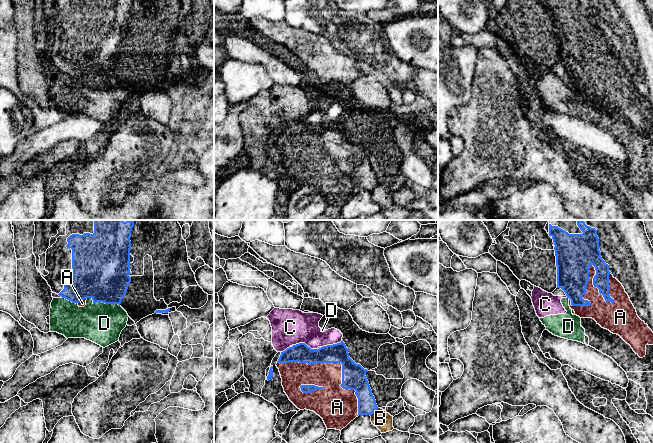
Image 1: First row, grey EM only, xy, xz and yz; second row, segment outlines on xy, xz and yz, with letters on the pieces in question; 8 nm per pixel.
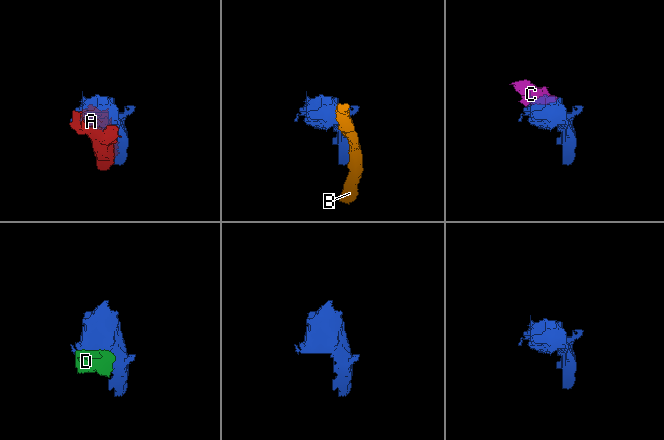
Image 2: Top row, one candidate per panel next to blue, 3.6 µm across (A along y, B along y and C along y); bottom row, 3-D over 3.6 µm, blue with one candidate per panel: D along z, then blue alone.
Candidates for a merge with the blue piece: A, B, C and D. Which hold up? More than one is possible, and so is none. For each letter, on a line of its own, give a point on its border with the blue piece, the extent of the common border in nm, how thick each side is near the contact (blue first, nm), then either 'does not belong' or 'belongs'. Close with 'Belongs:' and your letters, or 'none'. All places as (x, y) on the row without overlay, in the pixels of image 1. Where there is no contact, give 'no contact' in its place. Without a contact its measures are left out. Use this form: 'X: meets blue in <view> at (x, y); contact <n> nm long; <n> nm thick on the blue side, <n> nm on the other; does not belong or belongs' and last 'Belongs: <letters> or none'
A: meets blue in yz at (595, 45); contact 420 nm long; 320 nm thick on the blue side, 130 nm on the other; belongs
B: meets blue in xz at (374, 187); contact 90 nm long; 150 nm thick on the blue side, 150 nm on the other; does not belong
C: meets blue in xz at (304, 119); contact 200 nm long; 150 nm thick on the blue side, 280 nm on the other; does not belong
D: meets blue in xy at (102, 78); contact 280 nm long; 460 nm thick on the blue side, 320 nm on the other; does not belong
Belongs: A

